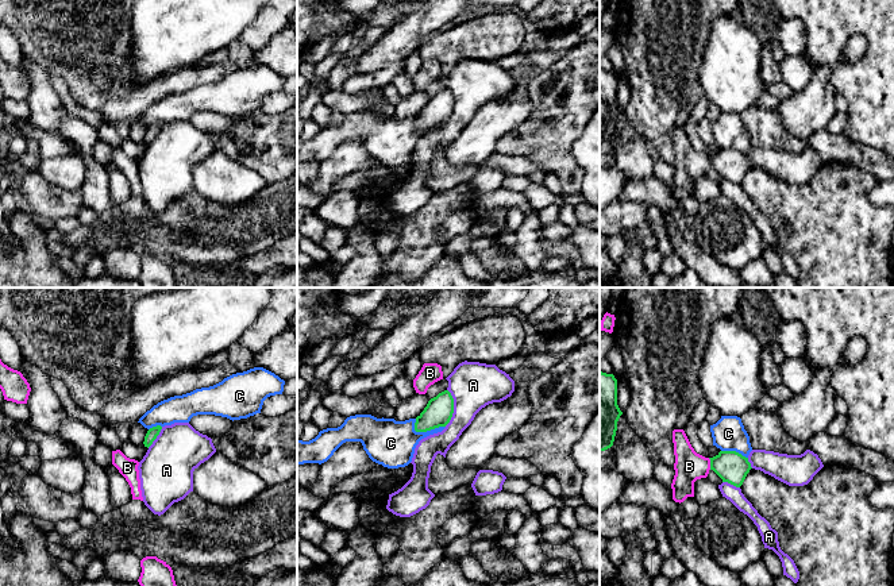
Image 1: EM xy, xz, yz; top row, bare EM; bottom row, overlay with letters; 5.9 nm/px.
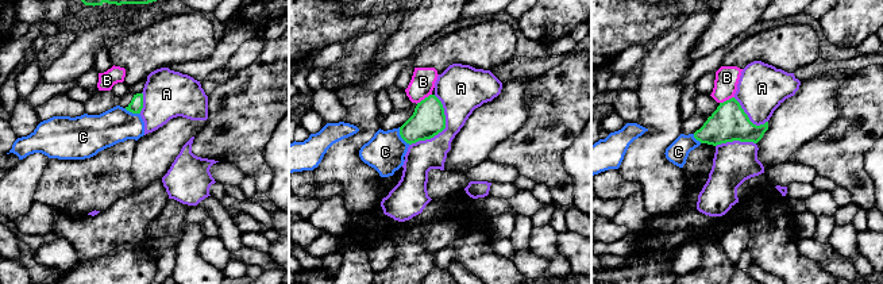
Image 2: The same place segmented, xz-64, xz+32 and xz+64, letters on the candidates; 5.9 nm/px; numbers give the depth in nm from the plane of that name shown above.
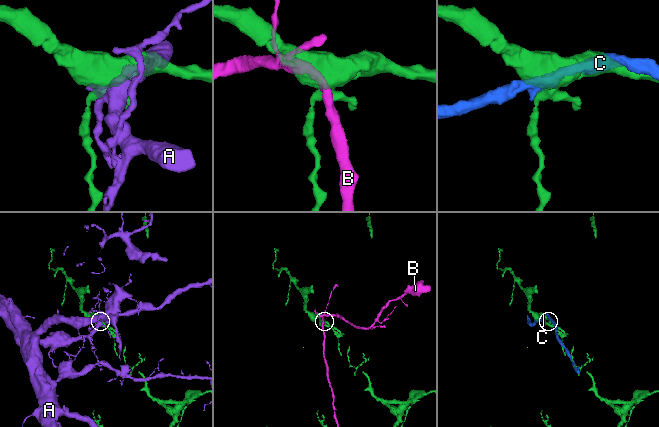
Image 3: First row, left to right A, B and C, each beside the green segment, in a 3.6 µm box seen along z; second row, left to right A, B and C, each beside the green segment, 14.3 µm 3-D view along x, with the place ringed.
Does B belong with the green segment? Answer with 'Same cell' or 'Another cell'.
Another cell

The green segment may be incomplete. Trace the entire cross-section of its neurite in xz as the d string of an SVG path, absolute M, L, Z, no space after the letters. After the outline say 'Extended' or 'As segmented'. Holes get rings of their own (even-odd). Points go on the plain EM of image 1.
M448 88L431 96L424 108L416 115L415 128L427 130L439 124L446 124L454 111L454 96Z. As segmented

